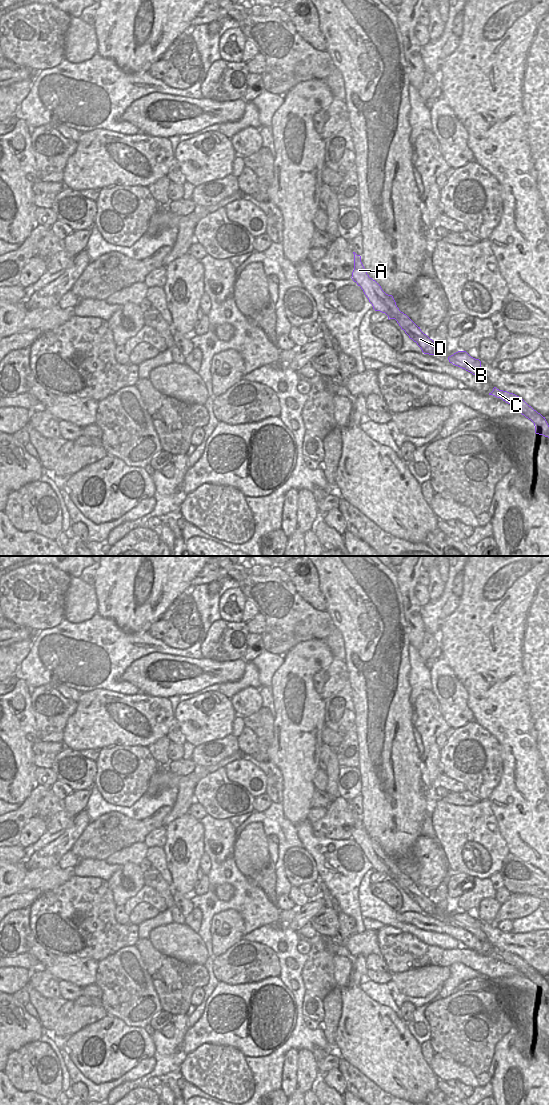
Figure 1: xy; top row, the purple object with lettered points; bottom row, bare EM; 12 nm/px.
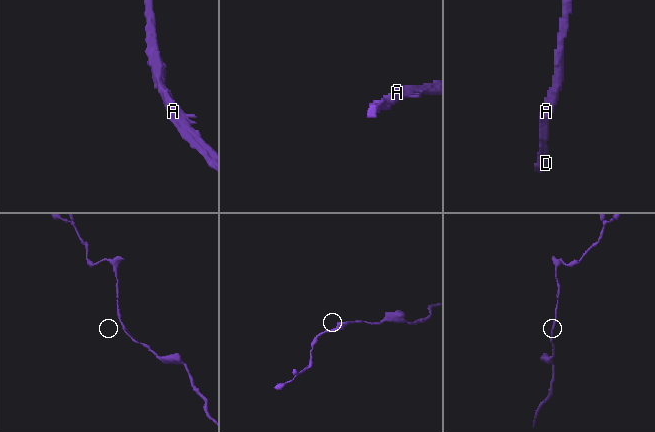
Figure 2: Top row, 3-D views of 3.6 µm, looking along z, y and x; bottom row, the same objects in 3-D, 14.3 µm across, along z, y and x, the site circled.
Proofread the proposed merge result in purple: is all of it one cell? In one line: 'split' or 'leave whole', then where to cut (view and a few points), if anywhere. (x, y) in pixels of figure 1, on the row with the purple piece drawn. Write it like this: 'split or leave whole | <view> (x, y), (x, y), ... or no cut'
leave whole | no cut

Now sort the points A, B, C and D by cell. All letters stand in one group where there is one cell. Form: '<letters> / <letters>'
A B C D

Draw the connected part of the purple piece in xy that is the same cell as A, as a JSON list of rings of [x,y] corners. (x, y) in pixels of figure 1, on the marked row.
[[[354,254],[354,270],[352,279],[361,287],[364,294],[372,304],[375,311],[380,311],[388,316],[388,319],[395,319],[402,330],[421,348],[424,354],[436,355],[437,344],[424,334],[406,314],[401,312],[396,305],[392,295],[386,294],[381,286],[367,274],[361,256]]]

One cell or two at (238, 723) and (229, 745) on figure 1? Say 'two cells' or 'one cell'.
two cells

